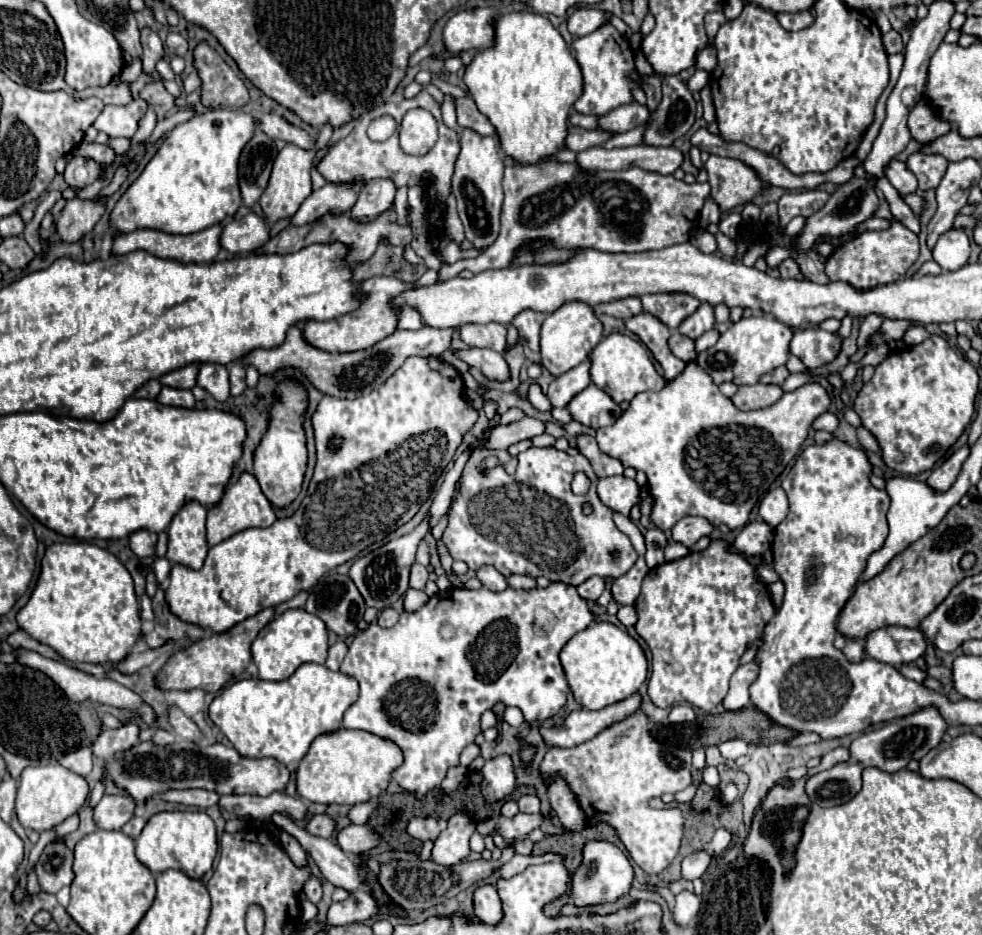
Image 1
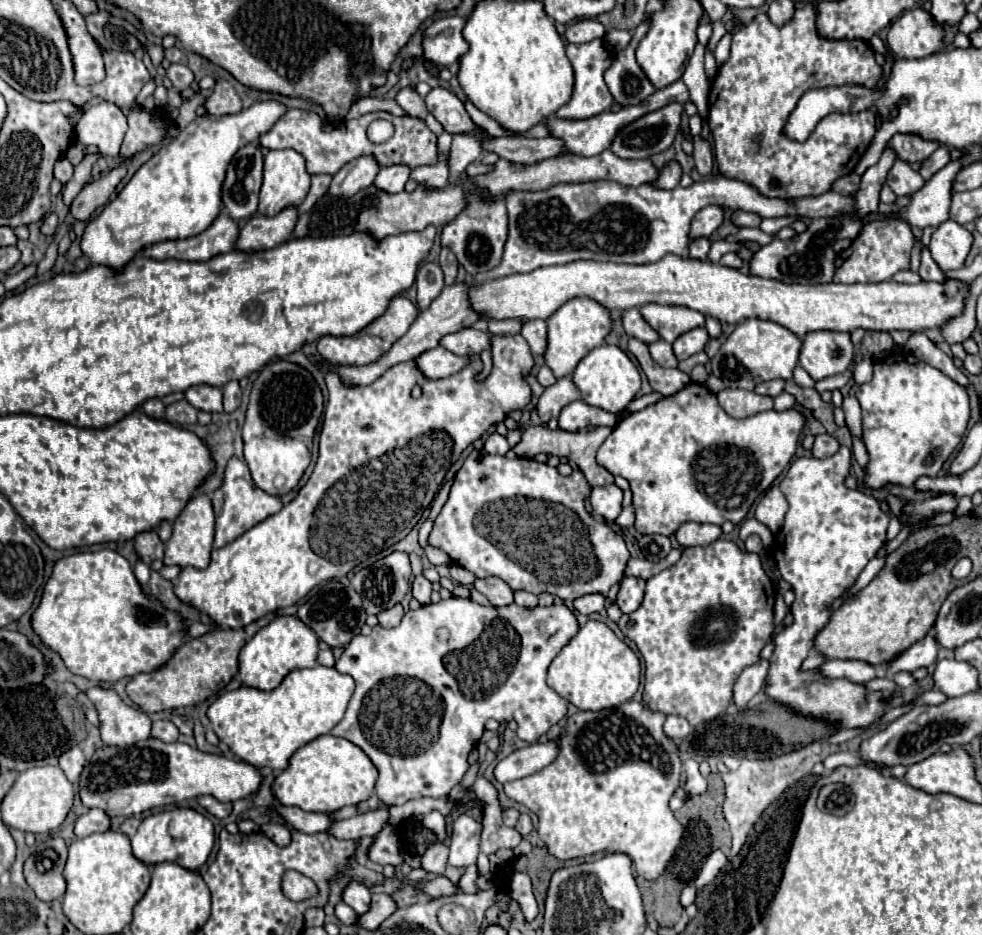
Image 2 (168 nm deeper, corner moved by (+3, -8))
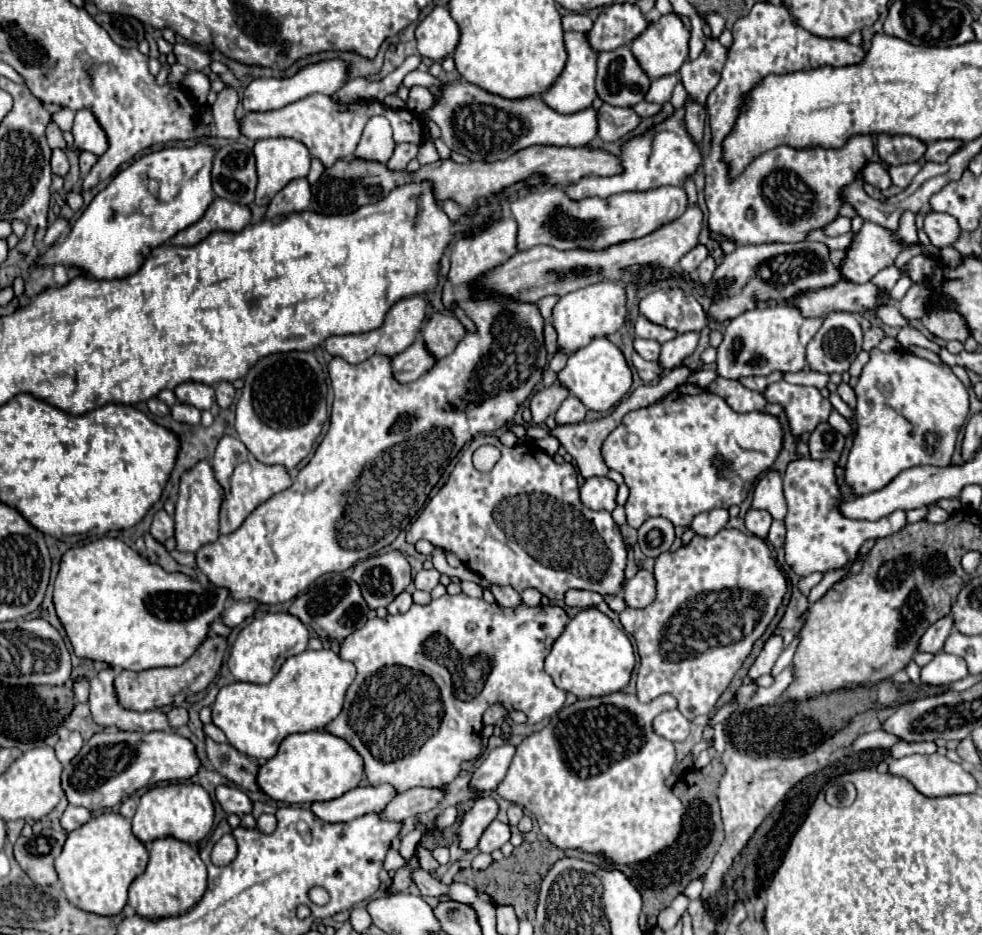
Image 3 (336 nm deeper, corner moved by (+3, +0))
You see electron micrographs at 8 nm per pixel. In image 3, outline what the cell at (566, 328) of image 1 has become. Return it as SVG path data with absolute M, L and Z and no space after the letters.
M597 282L575 292L561 296L553 308L551 318L557 330L557 346L565 354L573 354L579 348L587 346L597 336L609 336L617 332L625 322L625 286L619 282Z

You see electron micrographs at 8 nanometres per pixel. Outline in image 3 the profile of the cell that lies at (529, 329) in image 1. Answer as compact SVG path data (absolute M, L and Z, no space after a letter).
M549 320L545 322L543 338L545 338L545 348L547 348L549 356L553 356L553 354L557 352L557 332L555 332L555 328L551 326L551 322L549 322Z

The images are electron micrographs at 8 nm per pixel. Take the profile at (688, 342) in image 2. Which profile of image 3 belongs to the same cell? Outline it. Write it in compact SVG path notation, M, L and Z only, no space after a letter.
M699 332L679 334L661 346L659 362L663 364L665 370L671 370L671 368L679 366L689 354L693 354L697 344L699 344Z

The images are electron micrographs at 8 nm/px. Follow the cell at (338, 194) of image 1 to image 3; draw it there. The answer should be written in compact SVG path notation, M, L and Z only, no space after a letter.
M373 116L363 130L363 138L357 144L353 158L385 164L391 158L393 150L395 150L395 142L391 136L389 120L383 116Z

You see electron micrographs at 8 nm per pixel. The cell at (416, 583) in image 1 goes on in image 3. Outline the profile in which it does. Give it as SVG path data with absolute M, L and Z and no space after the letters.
M433 568L433 570L421 570L417 576L415 576L415 588L419 590L425 590L425 592L431 592L437 584L439 584L439 572Z

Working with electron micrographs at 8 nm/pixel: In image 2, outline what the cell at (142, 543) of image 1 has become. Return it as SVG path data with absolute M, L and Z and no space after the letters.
M145 530L145 532L137 534L135 536L135 548L137 548L139 558L149 566L153 560L163 558L163 554L165 554L165 544L159 540L155 530Z

